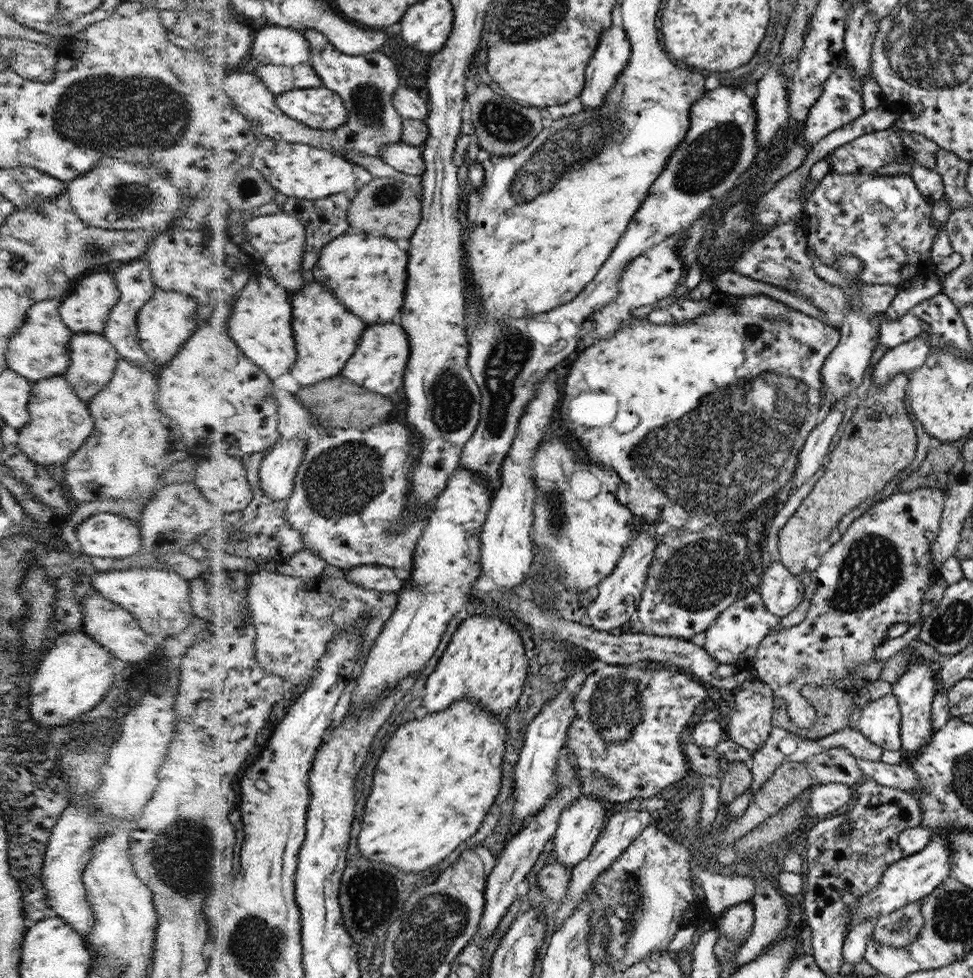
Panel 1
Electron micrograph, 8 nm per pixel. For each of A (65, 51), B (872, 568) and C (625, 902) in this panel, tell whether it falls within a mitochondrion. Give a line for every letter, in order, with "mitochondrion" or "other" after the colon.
A: other
B: mitochondrion
C: mitochondrion

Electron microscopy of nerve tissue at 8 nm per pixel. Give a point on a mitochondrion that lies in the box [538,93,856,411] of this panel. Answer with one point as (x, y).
(712, 155)

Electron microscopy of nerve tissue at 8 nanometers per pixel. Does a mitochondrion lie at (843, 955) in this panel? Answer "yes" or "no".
no

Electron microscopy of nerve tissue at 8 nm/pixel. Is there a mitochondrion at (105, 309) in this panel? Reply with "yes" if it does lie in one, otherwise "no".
no

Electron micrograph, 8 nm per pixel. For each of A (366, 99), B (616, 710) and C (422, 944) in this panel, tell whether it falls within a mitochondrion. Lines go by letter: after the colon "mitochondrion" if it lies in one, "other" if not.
A: mitochondrion
B: mitochondrion
C: mitochondrion

